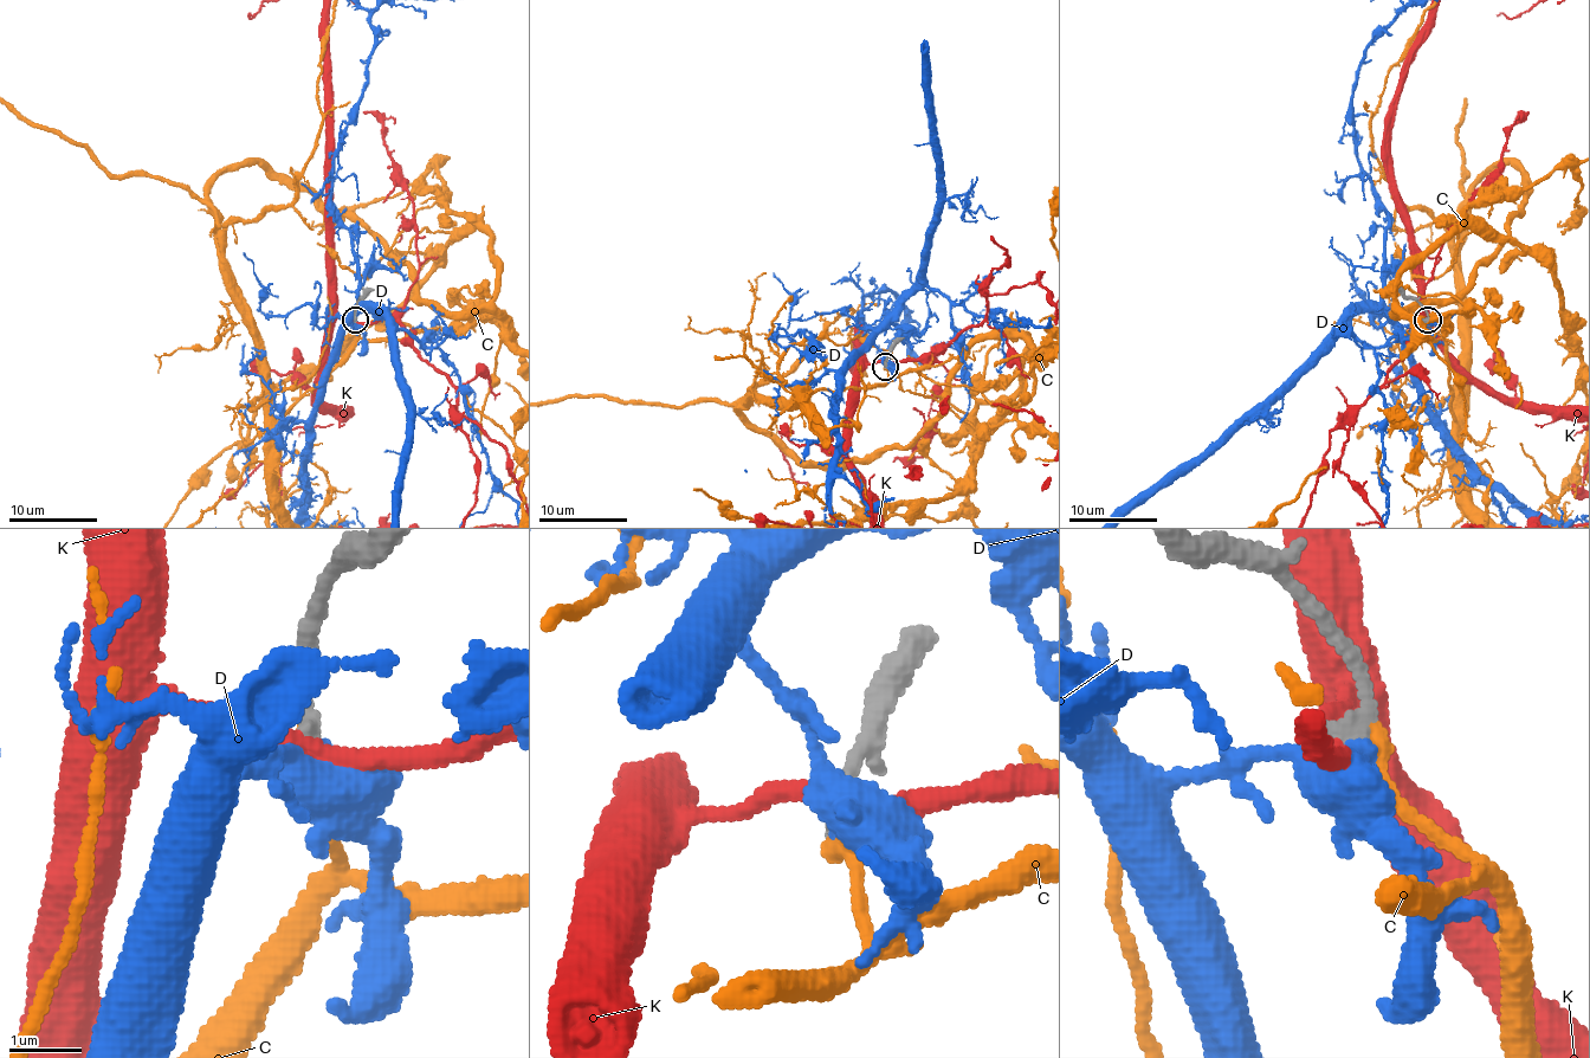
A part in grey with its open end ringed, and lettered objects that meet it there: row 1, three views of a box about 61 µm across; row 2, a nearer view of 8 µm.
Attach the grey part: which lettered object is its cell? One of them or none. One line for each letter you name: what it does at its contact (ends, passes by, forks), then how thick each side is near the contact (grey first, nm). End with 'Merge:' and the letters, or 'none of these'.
C: It ends there. Thickness 320 nm (grey) against 240 nm
Merge: C

